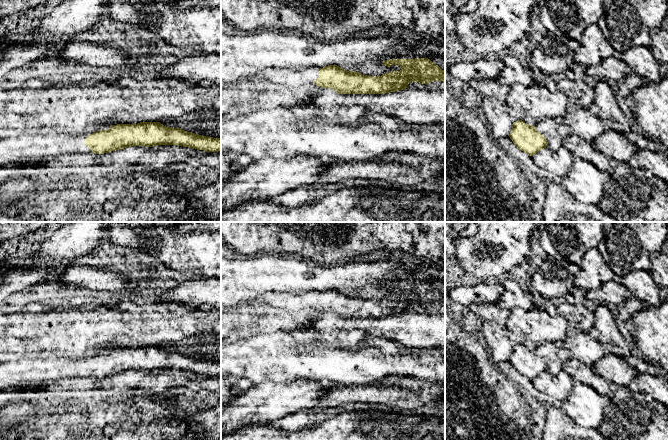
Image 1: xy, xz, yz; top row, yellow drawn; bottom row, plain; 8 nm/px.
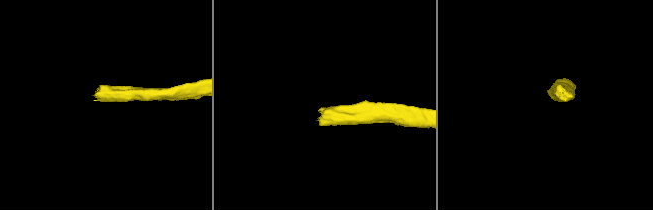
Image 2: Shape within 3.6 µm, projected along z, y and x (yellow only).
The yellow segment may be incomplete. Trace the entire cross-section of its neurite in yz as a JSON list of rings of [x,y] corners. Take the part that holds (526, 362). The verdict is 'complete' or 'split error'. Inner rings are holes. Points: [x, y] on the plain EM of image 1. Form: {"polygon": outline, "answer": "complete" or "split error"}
{"polygon": [[[522,344],[513,347],[509,361],[519,374],[529,380],[535,379],[538,375],[546,372],[548,368],[544,359],[538,356],[535,350]]], "answer": "complete"}

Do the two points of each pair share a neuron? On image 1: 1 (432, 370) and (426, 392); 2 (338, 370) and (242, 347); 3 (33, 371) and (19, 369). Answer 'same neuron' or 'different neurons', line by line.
1: different neurons
2: same neuron
3: same neuron

